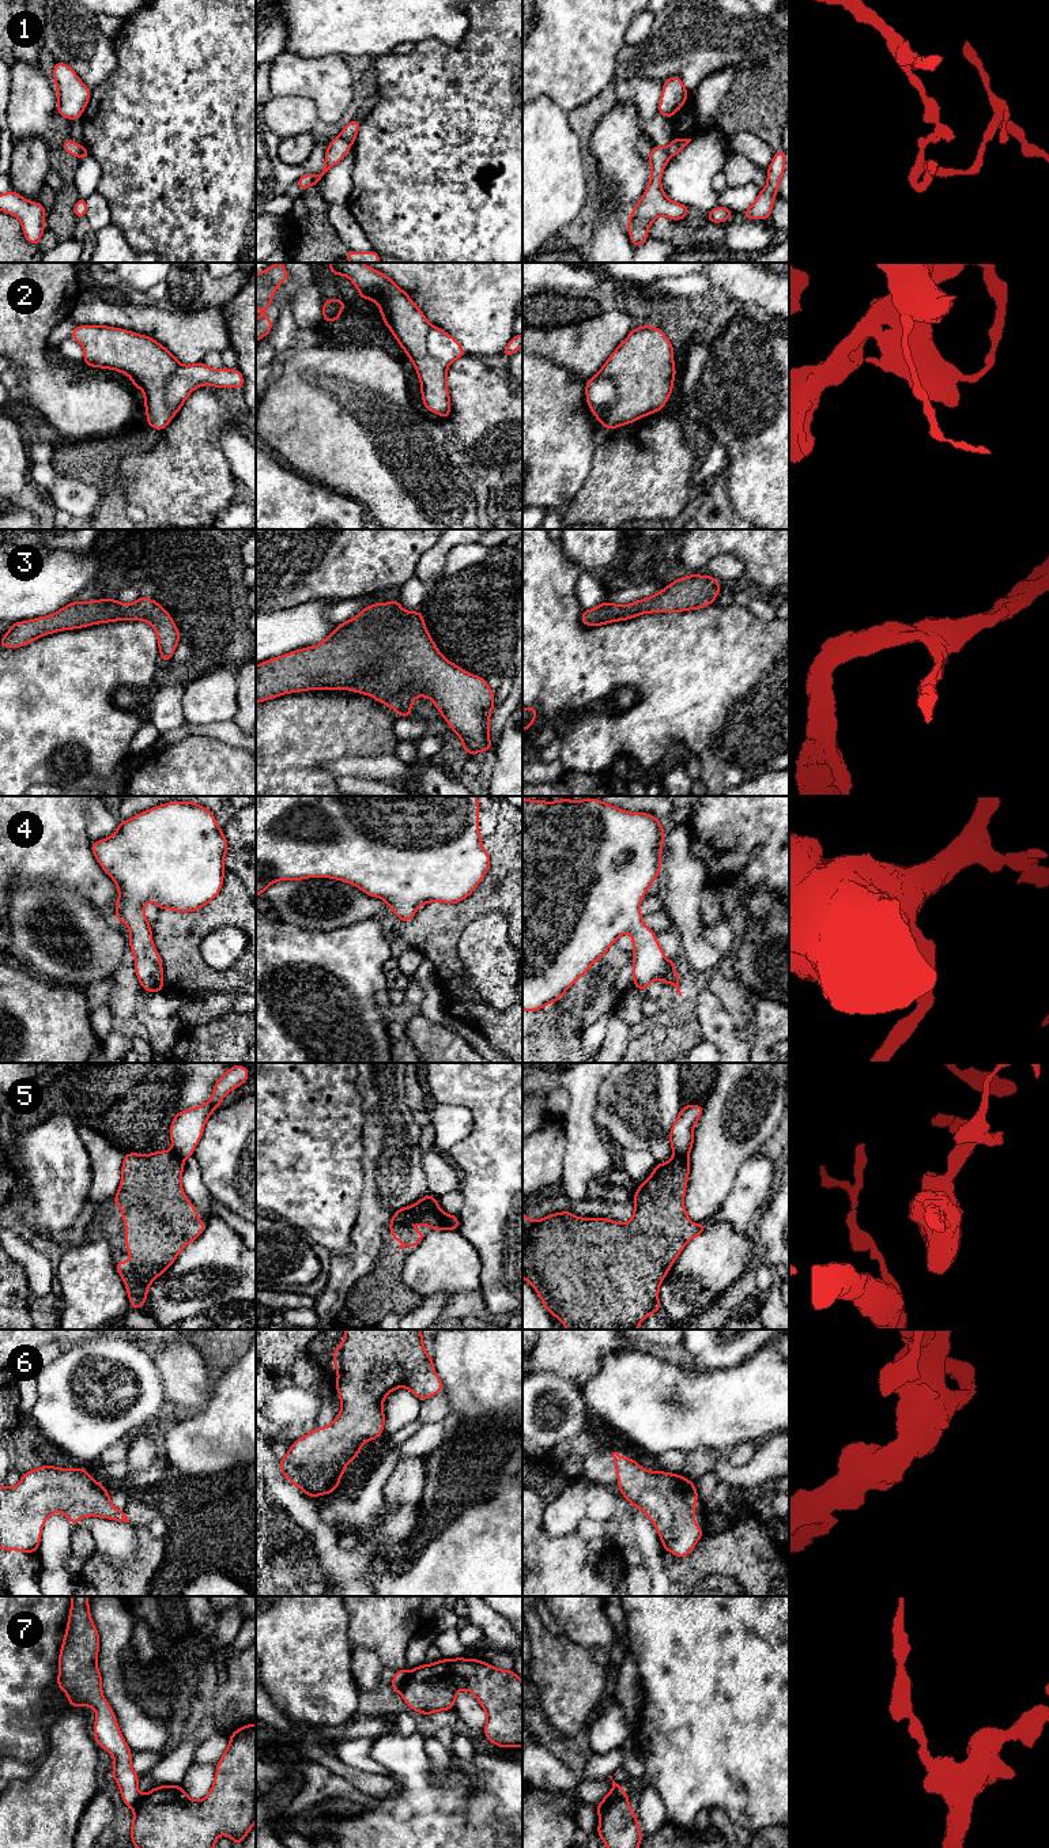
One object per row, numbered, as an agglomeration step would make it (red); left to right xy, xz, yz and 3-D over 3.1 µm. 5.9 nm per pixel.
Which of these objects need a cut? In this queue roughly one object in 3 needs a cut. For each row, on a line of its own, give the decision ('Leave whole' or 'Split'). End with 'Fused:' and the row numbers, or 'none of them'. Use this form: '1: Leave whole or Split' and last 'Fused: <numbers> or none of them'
1: Split
2: Split
3: Leave whole
4: Leave whole
5: Split
6: Leave whole
7: Split
Fused: 1, 2, 5, 7

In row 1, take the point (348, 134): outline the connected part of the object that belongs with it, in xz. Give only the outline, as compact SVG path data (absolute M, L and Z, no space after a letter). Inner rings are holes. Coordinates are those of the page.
M351 120L342 131L340 137L347 142L350 146L355 143L356 133L359 131L361 121Z

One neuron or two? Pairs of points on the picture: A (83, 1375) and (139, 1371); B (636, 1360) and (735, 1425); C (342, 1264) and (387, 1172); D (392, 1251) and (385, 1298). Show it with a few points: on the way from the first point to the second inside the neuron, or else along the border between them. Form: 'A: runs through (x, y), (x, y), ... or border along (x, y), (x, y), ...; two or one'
A: runs through (97, 1375), (125, 1375); one
B: runs through (660, 1384), (690, 1409), (710, 1409); one
C: runs through (366, 1245), (366, 1234), (383, 1196); one
D: runs through (391, 1263), (385, 1277), (385, 1286); one

